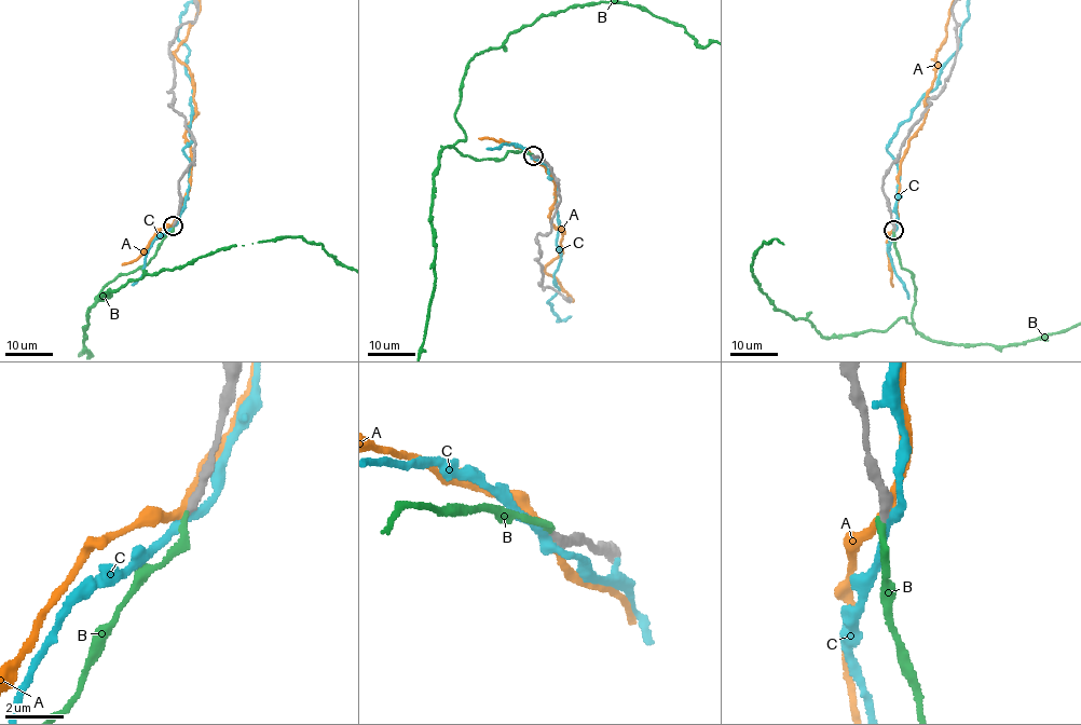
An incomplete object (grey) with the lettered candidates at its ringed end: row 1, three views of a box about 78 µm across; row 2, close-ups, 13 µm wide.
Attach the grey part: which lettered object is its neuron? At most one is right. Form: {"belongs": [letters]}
{"belongs": ["B"]}

